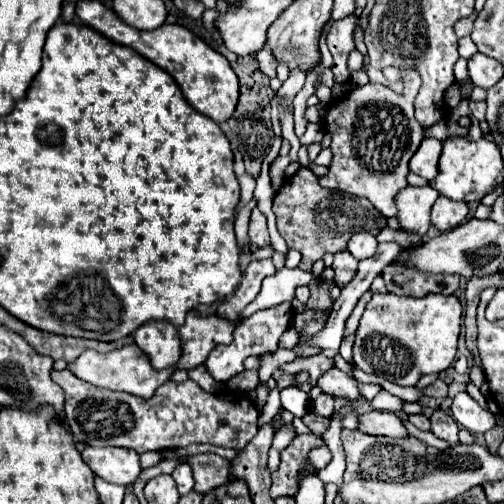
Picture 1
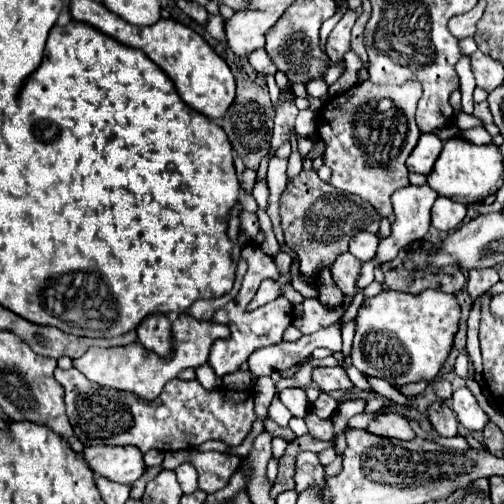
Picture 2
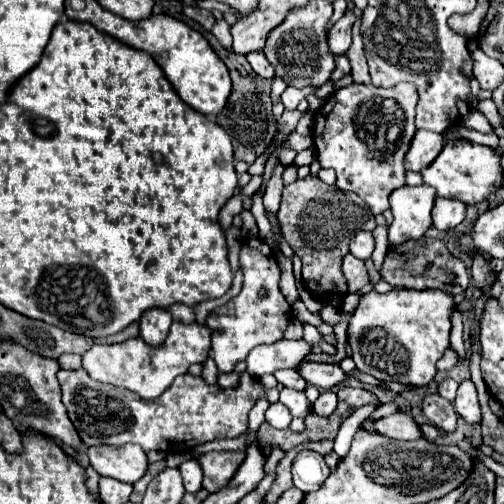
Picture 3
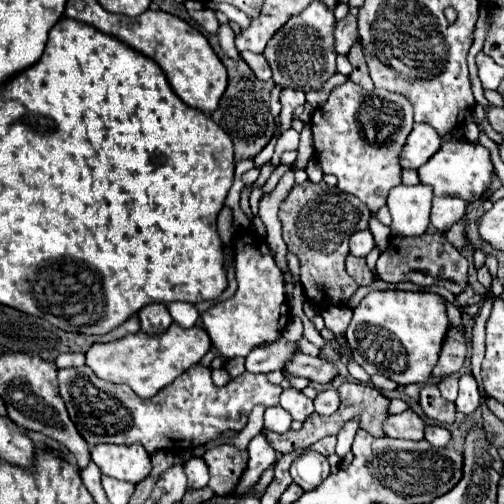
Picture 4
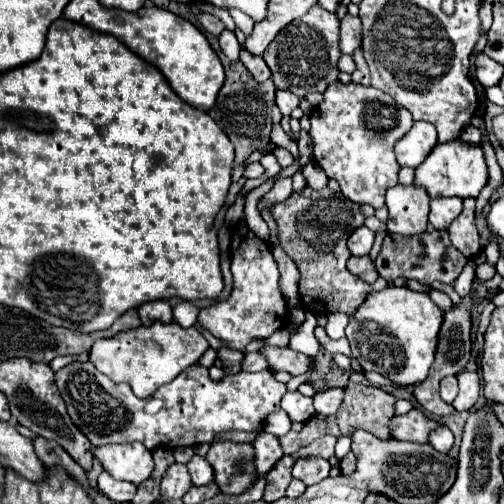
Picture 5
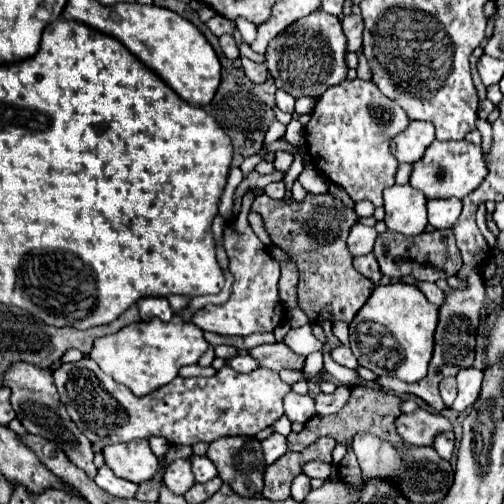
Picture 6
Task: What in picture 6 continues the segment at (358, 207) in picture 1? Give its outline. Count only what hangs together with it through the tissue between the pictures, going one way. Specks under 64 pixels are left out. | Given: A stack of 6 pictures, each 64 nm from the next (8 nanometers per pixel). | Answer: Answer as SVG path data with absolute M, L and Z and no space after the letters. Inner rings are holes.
M330 192L306 194L302 202L292 198L272 200L262 194L252 202L252 210L264 218L264 226L272 242L296 262L300 270L298 306L308 314L308 318L314 322L350 322L376 288L370 280L352 268L352 254L346 248L348 232L358 222L356 210L342 204ZM310 234L316 234L316 238Z

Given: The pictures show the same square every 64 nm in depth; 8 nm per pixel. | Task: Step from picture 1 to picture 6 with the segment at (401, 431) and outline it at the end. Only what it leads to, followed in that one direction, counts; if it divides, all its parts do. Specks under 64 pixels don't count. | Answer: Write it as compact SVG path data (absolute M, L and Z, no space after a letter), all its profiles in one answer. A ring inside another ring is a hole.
M414 410L412 414L402 414L396 420L396 432L406 444L414 446L432 446L438 432L452 430L450 422L440 414L430 414L426 410Z

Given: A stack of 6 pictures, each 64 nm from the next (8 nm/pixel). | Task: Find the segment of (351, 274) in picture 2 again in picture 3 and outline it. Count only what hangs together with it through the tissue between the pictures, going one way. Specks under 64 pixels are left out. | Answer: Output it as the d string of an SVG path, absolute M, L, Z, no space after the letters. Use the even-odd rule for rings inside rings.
M346 254L342 258L342 274L348 284L348 294L358 292L362 286L368 284L368 270L362 260L354 258L352 254Z

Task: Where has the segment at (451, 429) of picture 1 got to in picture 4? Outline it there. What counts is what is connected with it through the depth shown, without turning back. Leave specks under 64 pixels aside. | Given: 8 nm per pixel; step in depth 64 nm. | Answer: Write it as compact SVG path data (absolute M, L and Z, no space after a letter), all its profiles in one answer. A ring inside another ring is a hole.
M424 386L420 392L420 406L424 410L424 414L436 422L442 424L452 424L454 416L456 416L456 406L448 400L444 400L438 392L436 386Z

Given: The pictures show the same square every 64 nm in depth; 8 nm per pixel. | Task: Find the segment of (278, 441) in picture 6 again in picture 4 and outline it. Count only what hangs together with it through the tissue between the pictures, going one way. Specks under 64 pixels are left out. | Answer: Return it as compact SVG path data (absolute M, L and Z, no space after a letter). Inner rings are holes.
M262 434L254 436L248 444L248 468L244 470L244 476L240 476L240 488L236 488L236 492L228 494L228 496L242 496L246 494L262 476L262 472L272 466L278 460L278 452L266 442L266 438Z

